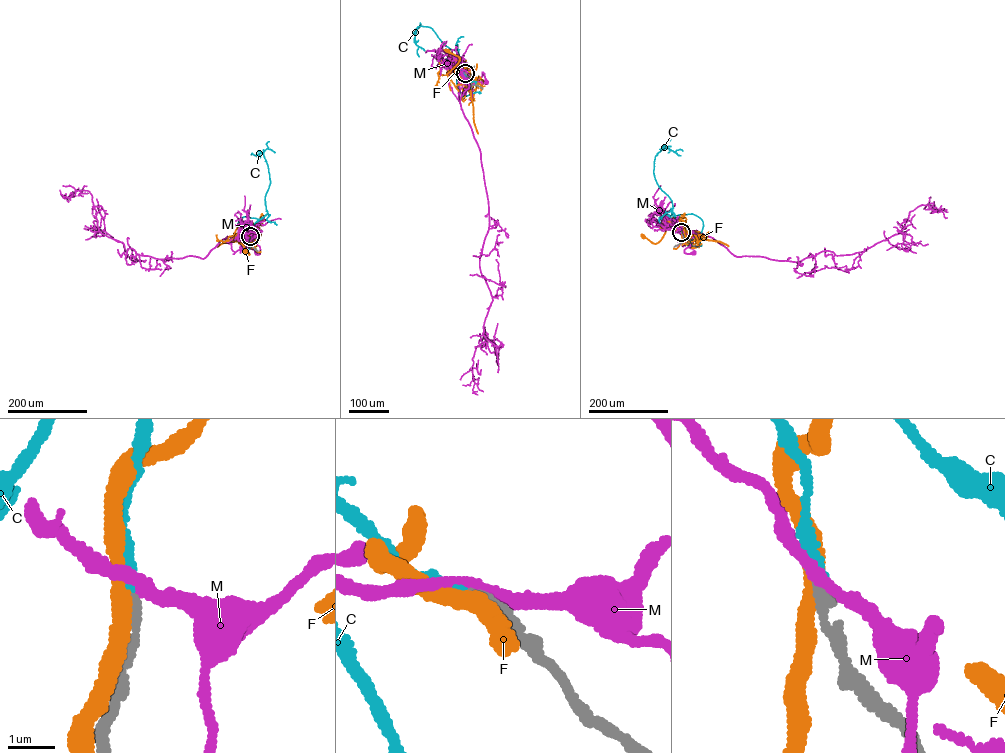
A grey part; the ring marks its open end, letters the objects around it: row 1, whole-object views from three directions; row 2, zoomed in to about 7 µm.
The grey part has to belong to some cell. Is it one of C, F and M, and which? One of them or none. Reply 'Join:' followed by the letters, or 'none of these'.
Join: C

